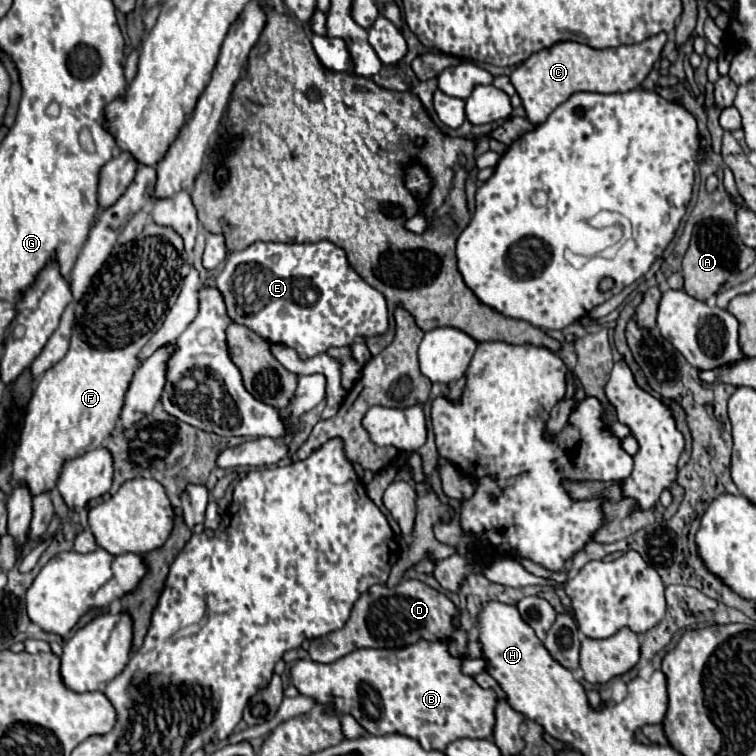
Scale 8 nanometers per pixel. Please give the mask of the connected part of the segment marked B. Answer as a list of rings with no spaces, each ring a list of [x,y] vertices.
[[[420,639],[406,647],[396,649],[356,649],[350,655],[322,665],[312,659],[300,659],[292,667],[292,683],[300,695],[312,697],[318,705],[332,709],[338,717],[352,715],[370,735],[398,733],[416,739],[426,751],[444,751],[456,739],[488,739],[494,731],[494,689],[482,689],[474,677],[462,673],[462,659],[452,657],[448,643]]]

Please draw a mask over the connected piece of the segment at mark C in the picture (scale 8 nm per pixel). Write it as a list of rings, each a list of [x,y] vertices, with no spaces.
[[[658,33],[636,45],[620,45],[608,49],[592,49],[590,45],[562,41],[552,49],[542,49],[534,53],[528,61],[520,63],[510,81],[516,87],[516,93],[522,99],[526,115],[530,123],[540,125],[548,119],[548,115],[564,103],[572,93],[592,91],[592,93],[622,93],[640,87],[640,83],[650,73],[654,61],[660,57],[660,51],[666,43],[666,33]]]

